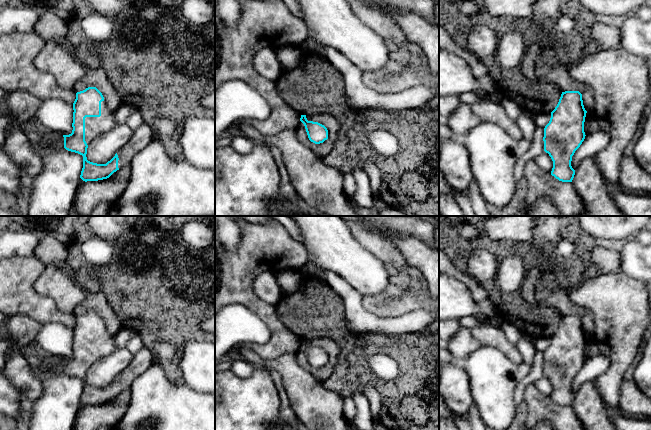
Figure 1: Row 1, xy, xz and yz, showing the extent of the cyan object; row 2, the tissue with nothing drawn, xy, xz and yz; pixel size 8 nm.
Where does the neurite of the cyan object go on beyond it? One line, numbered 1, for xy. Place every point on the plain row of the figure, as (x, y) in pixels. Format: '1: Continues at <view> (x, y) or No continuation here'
1: Continues at xy (142, 360)

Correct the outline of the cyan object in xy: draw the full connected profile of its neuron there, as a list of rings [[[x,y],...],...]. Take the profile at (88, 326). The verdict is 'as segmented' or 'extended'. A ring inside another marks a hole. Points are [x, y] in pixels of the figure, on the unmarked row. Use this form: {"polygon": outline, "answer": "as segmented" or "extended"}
{"polygon": [[[88,311],[77,316],[73,334],[73,354],[71,358],[63,359],[61,370],[83,380],[80,402],[85,406],[107,403],[122,391],[129,390],[133,380],[156,362],[153,350],[144,346],[134,354],[128,367],[106,388],[90,386],[86,381],[90,366],[98,359],[115,352],[118,347],[96,311]]], "answer": "extended"}

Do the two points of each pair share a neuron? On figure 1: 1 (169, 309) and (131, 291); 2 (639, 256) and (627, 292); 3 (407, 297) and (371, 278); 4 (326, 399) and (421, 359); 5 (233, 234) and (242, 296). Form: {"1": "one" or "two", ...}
{"1": "one", "2": "two", "3": "two", "4": "two", "5": "two"}

